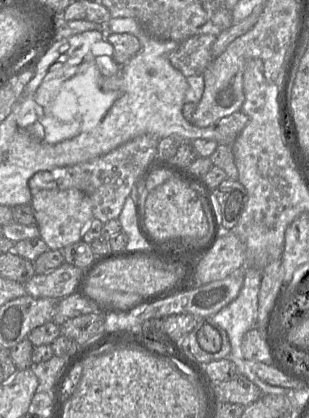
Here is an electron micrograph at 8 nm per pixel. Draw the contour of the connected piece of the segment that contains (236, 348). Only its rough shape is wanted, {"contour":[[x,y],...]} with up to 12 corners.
{"contour":[[244,267],[237,298],[212,321],[227,334],[229,359],[261,395],[292,395],[245,366],[244,335],[256,325],[262,271]]}

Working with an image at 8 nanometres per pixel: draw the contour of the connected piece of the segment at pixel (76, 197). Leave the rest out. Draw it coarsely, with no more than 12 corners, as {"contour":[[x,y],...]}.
{"contour":[[75,188],[31,192],[41,238],[63,250],[82,240],[92,201]]}

